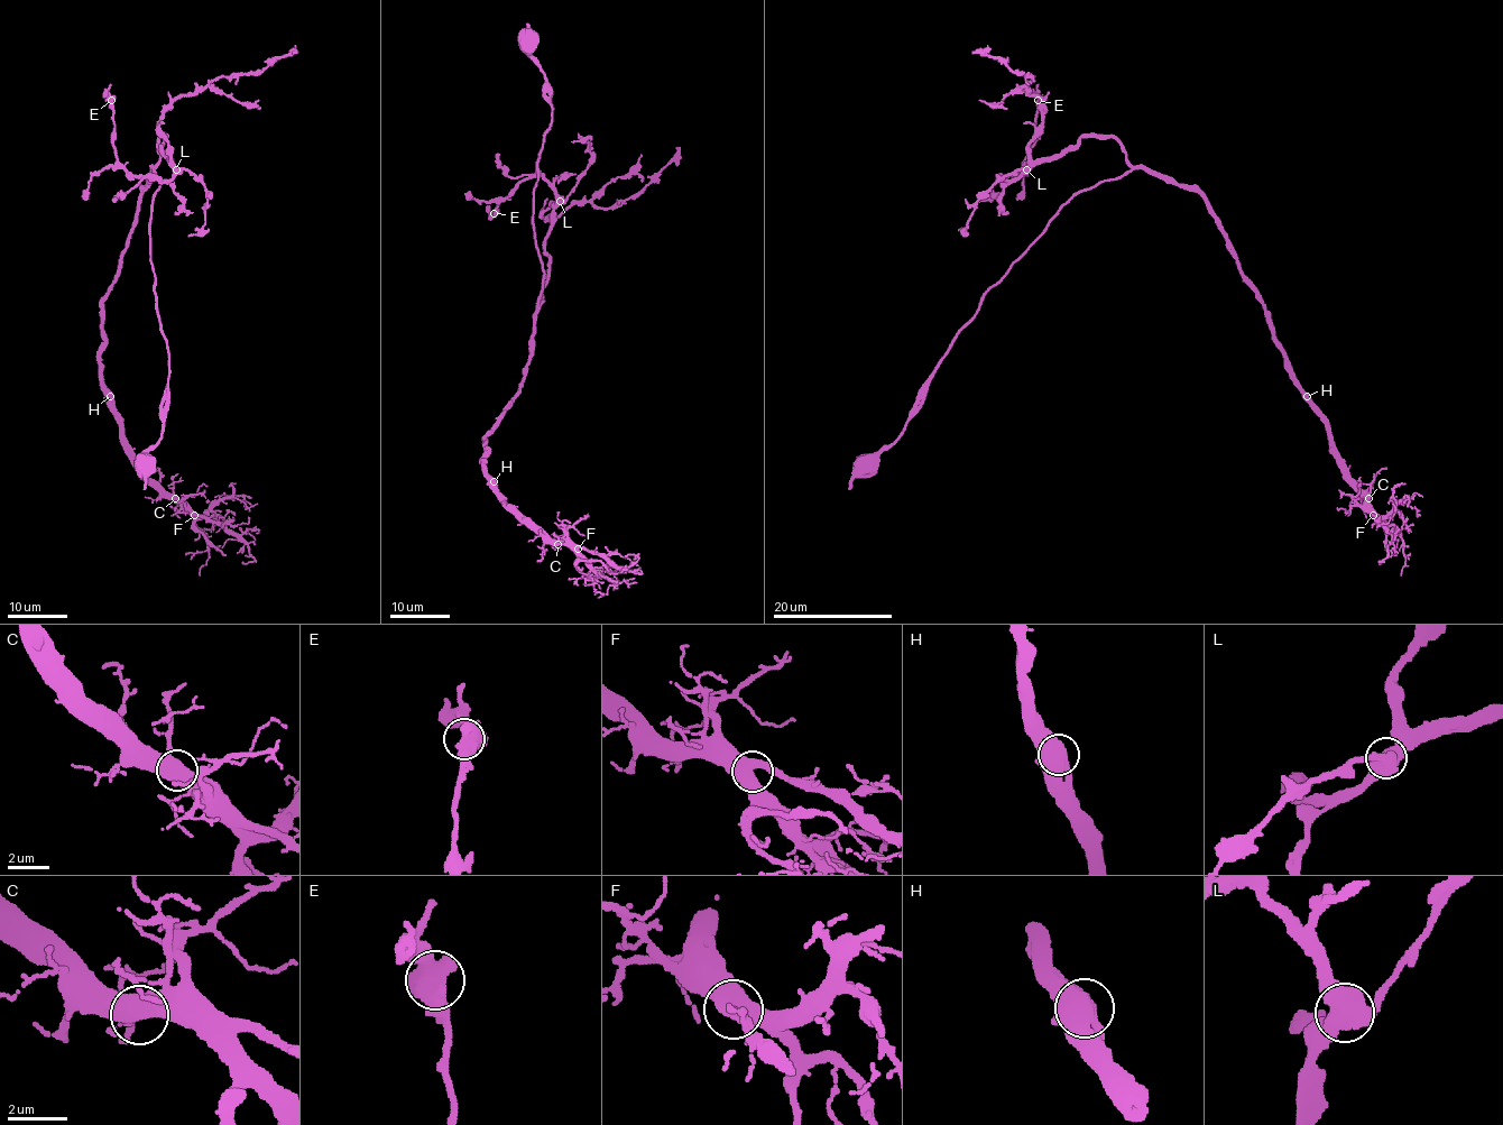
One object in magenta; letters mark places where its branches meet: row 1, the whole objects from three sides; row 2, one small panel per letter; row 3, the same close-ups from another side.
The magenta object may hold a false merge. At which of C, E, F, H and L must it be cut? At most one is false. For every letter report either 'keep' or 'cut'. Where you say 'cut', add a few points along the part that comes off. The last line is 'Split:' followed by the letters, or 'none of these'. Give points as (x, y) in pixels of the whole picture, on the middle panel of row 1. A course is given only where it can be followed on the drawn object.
C: keep
E: keep
F: keep
H: keep
L: keep
Split: none of these

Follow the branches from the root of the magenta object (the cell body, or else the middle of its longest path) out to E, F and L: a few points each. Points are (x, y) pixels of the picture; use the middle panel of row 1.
E: (528, 40), (552, 103), (534, 188), (543, 271), (537, 305), (556, 195), (540, 175), (528, 175), (494, 213)
F: (528, 40), (552, 103), (533, 213), (542, 292), (526, 374), (486, 436), (483, 470), (534, 527), (578, 549)
L: (528, 40), (552, 103), (534, 188), (534, 245), (543, 271), (537, 305), (549, 260), (544, 238), (560, 201)

